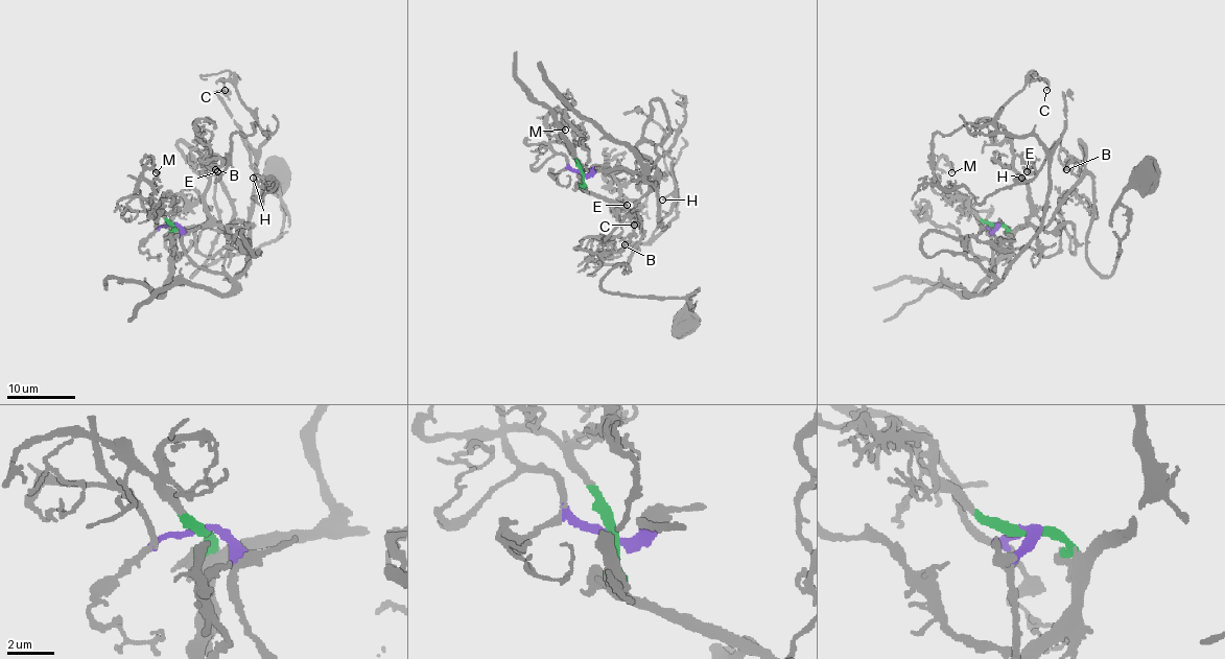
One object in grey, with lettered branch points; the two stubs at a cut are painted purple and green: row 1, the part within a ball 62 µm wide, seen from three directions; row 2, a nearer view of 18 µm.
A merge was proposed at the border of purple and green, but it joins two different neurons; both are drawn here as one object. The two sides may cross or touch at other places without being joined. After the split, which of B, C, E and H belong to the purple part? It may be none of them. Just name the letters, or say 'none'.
C, H

